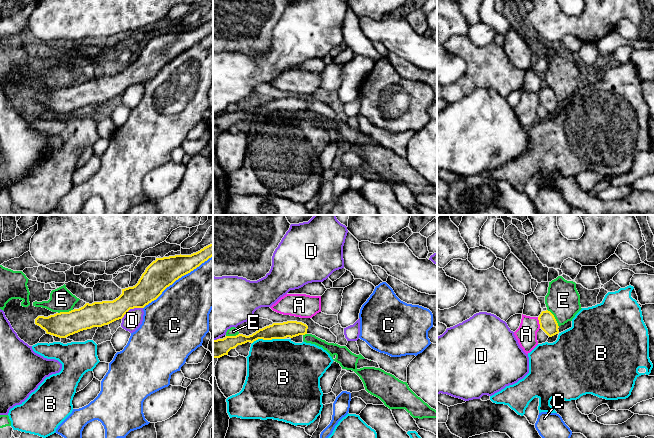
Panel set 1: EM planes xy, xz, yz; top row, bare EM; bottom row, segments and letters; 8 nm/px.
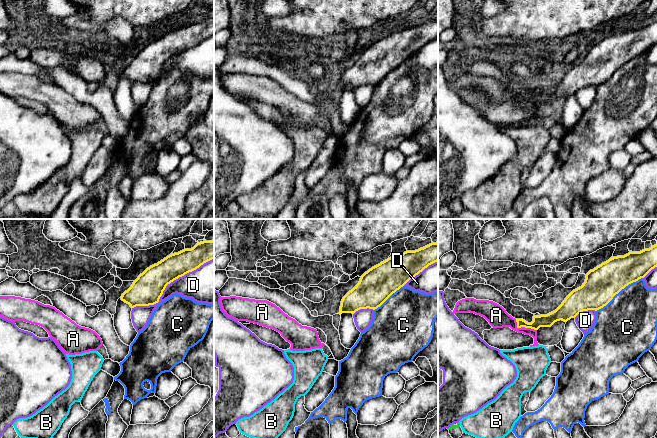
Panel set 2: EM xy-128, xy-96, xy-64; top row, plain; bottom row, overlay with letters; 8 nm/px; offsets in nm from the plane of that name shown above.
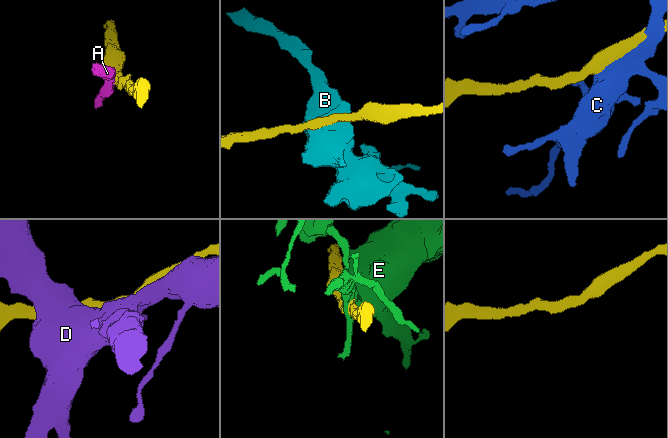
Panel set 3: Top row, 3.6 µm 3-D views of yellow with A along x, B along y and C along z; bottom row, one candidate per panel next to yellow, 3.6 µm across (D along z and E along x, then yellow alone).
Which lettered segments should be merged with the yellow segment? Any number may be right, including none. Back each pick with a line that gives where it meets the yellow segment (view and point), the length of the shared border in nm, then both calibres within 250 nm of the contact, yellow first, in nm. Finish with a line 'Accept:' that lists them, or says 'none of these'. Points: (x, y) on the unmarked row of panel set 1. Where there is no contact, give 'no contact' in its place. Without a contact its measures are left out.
Accept: none of these

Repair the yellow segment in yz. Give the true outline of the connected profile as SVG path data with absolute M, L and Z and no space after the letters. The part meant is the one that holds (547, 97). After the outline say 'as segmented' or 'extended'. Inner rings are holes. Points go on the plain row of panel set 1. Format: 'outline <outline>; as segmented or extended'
outline M546 86L542 87L538 93L540 104L549 112L552 113L559 109L559 102L554 91Z; as segmented

